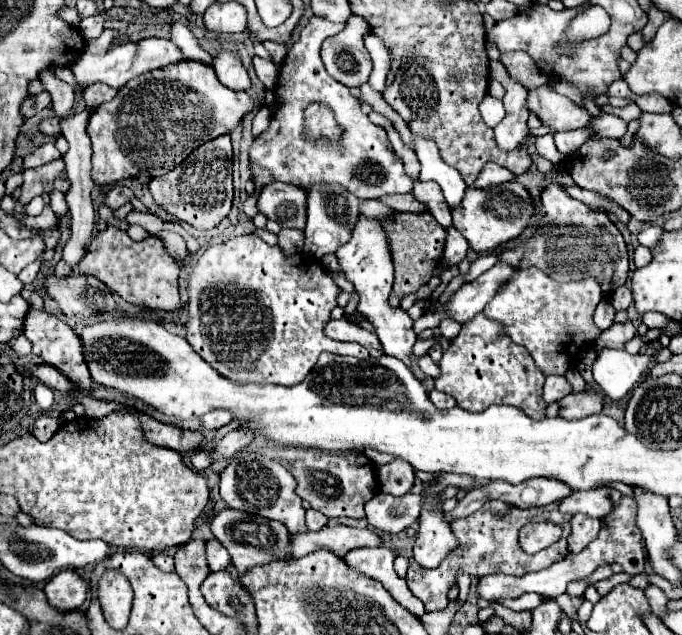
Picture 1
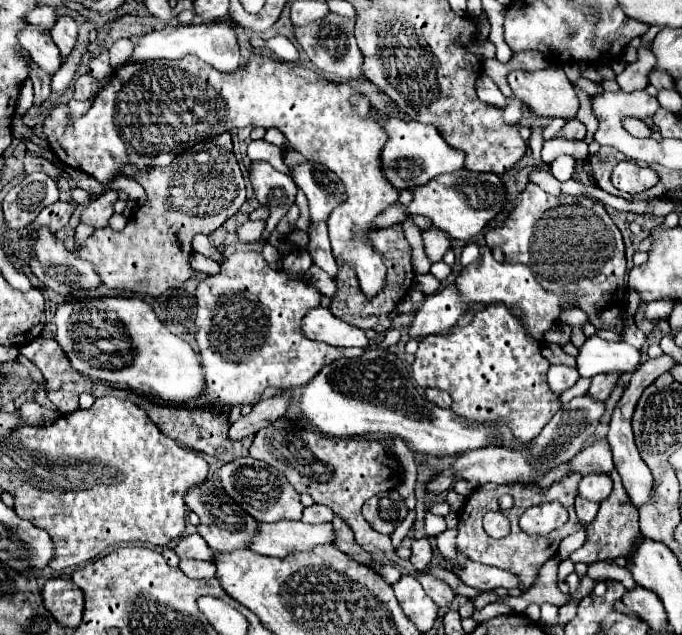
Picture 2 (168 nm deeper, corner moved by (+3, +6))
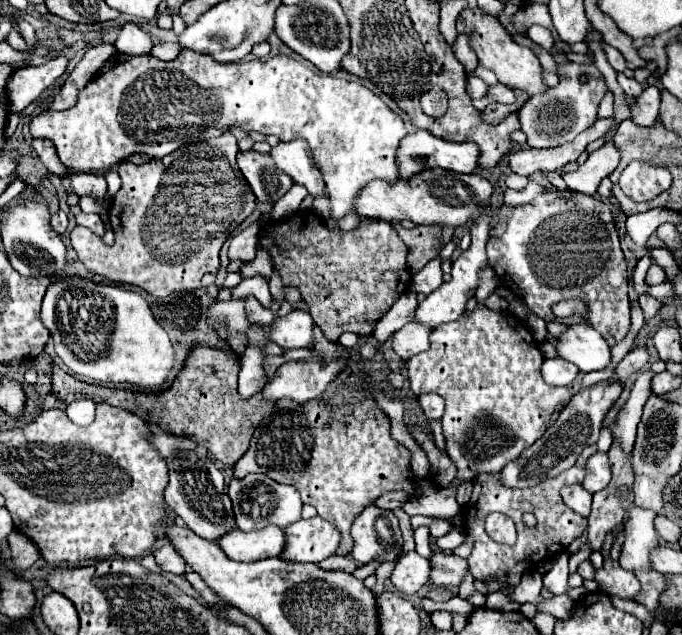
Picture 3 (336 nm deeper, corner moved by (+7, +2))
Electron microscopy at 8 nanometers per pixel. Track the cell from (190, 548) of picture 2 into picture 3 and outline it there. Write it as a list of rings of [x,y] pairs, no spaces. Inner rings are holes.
[[[171,544],[161,546],[159,550],[153,552],[155,562],[159,564],[159,568],[163,572],[171,572],[171,574],[185,574],[189,570],[189,566],[185,564],[185,560],[175,552],[175,548]]]

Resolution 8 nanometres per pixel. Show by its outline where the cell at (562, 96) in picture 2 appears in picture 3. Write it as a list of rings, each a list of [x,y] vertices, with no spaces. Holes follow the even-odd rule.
[[[465,8],[461,10],[457,18],[457,30],[469,36],[469,44],[475,50],[479,64],[493,70],[499,82],[503,82],[505,86],[515,86],[525,92],[545,92],[547,90],[541,78],[541,64],[537,56],[533,54],[533,50],[529,50],[527,46],[519,46],[495,16],[485,14],[479,8]]]

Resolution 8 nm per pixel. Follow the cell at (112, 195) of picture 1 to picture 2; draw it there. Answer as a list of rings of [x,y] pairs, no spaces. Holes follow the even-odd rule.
[[[107,190],[97,200],[91,200],[91,204],[83,210],[81,220],[93,228],[101,228],[109,222],[113,214],[113,204],[117,202],[117,190]]]

